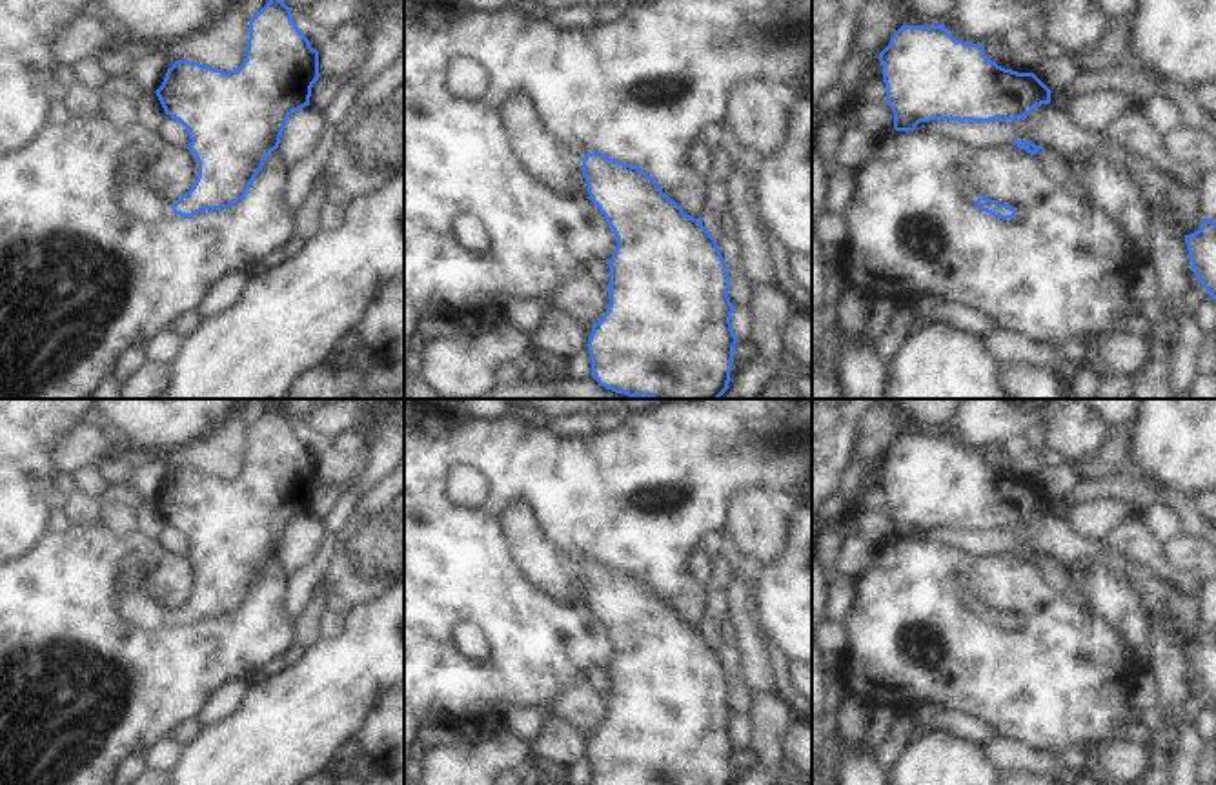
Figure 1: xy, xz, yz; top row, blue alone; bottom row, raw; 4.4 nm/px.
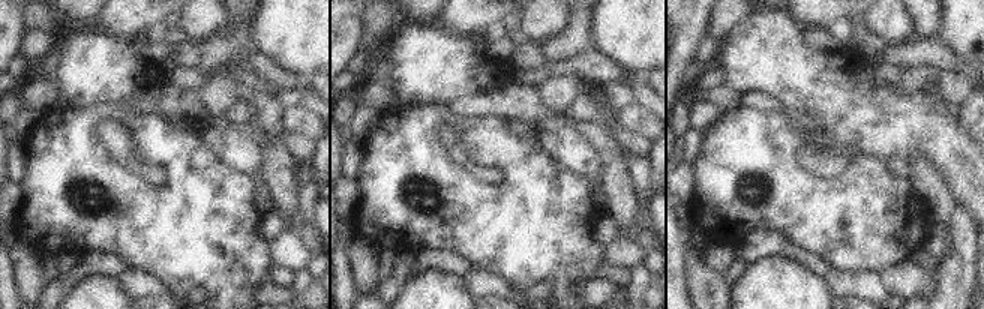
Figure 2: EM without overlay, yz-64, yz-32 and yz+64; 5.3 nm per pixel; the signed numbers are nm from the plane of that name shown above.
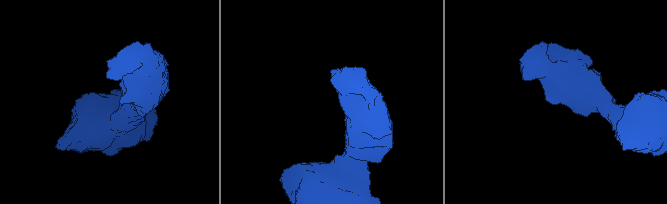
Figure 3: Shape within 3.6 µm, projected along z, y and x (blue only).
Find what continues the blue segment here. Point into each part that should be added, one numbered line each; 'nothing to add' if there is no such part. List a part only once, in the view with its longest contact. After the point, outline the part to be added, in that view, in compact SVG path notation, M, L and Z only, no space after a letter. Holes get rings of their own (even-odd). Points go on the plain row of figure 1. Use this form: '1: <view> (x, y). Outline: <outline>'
1: xz (557, 570). Outline: M512 505L506 510L506 528L528 576L553 597L573 601L579 594L586 557L552 541L530 505Z

